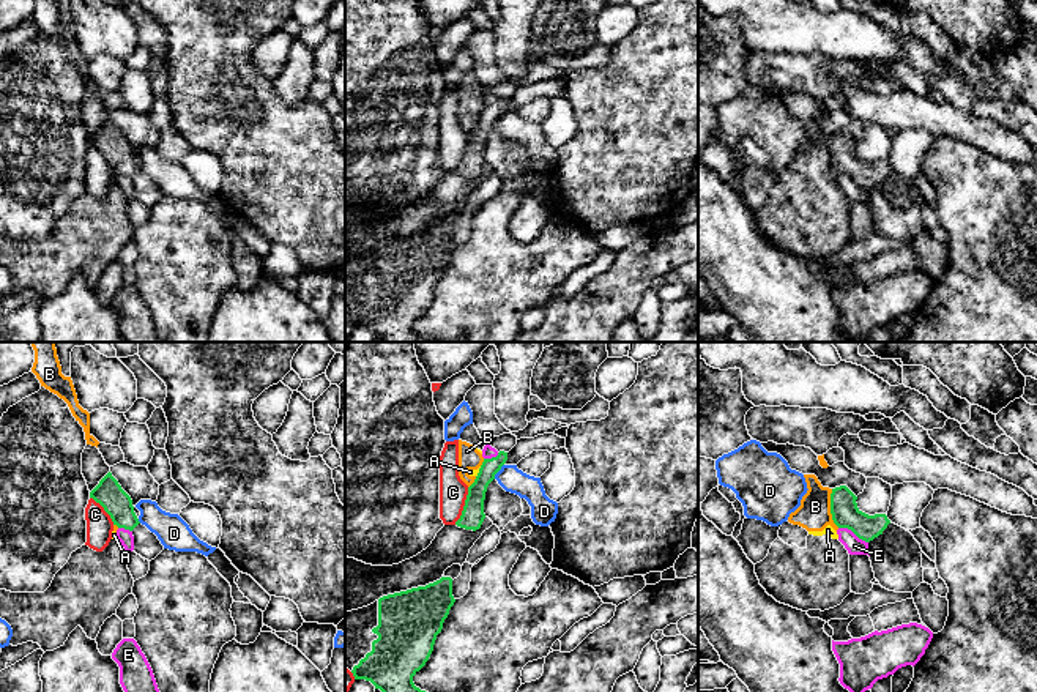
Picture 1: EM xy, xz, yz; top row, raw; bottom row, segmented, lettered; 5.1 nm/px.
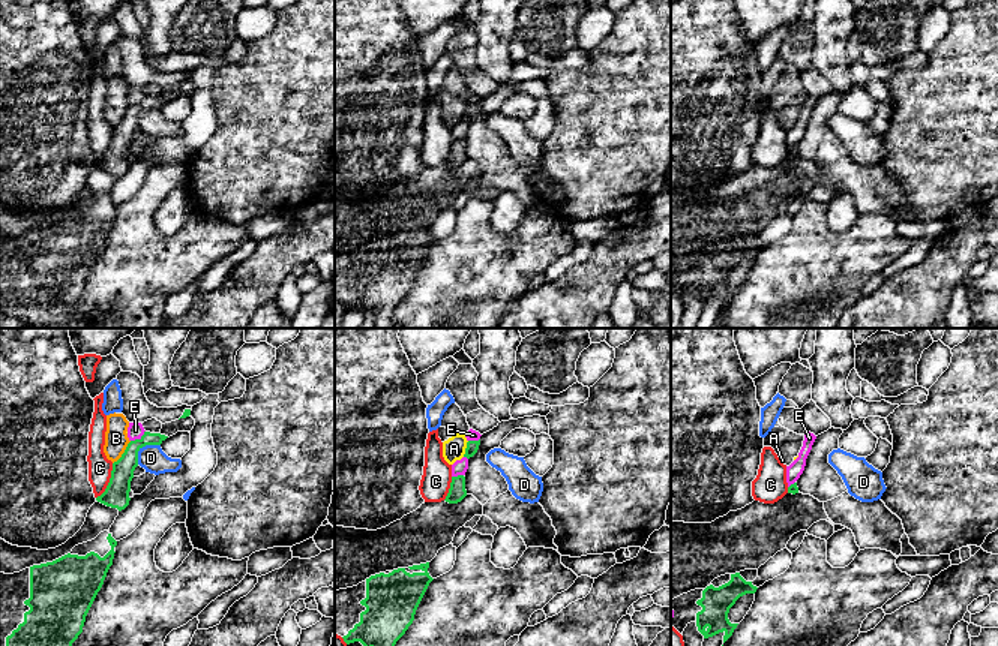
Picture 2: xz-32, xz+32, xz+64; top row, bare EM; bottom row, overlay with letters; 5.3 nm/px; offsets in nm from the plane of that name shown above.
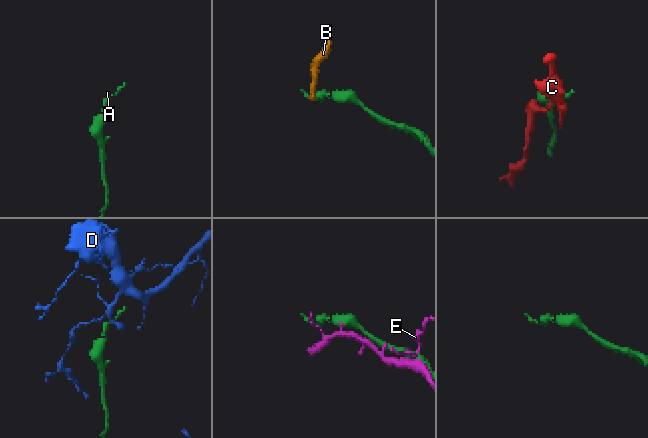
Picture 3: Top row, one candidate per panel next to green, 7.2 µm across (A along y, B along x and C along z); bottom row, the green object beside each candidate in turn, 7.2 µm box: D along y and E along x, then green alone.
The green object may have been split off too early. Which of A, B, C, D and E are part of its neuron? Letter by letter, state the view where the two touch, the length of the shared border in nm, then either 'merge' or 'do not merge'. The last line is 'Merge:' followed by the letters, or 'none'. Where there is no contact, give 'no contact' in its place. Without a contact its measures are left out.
A: meets green in xz; contact 60 nm long; do not merge
B: meets green in yz; contact 200 nm long; do not merge
C: meets green in xz; contact 200 nm long; do not merge
D: meets green in xz; contact 90 nm long; do not merge
E: meets green in yz; contact 170 nm long; do not merge
Merge: none

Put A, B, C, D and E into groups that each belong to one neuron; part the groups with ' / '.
A B / C / D / E

